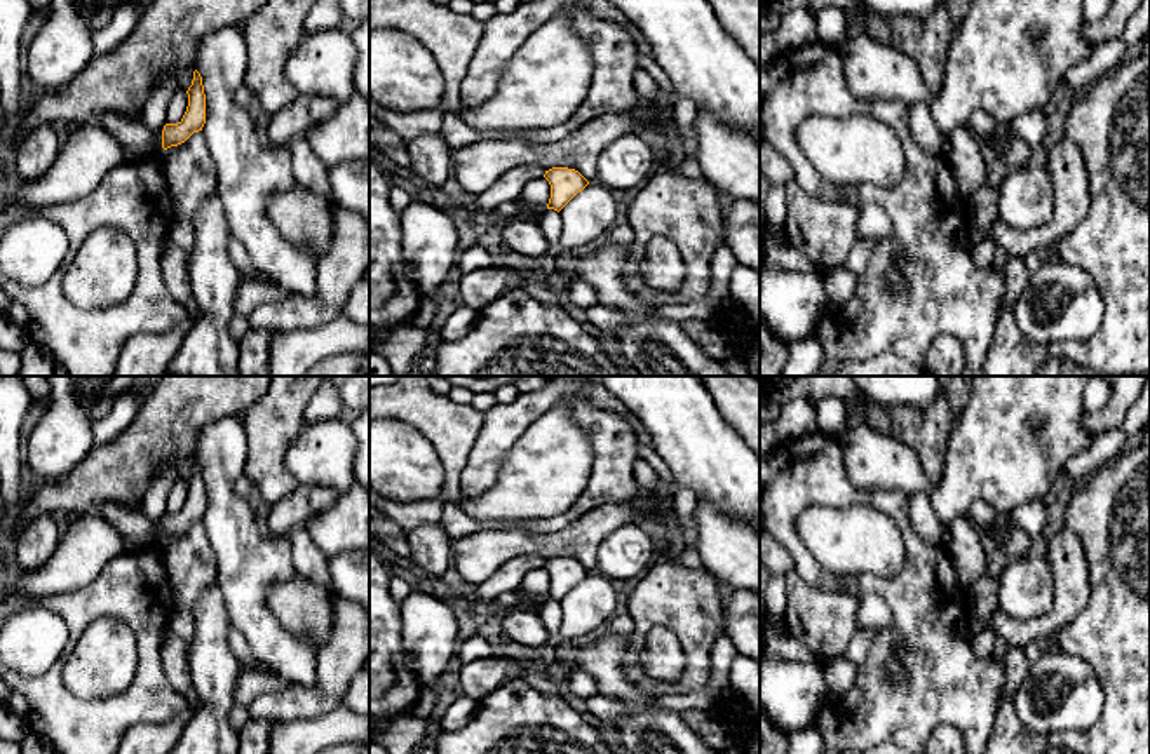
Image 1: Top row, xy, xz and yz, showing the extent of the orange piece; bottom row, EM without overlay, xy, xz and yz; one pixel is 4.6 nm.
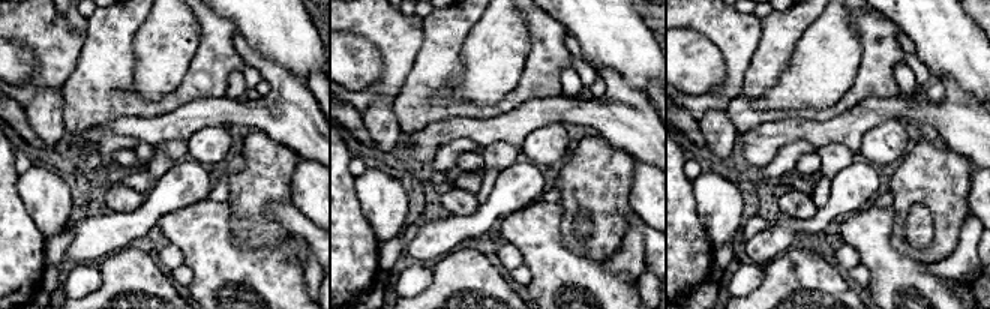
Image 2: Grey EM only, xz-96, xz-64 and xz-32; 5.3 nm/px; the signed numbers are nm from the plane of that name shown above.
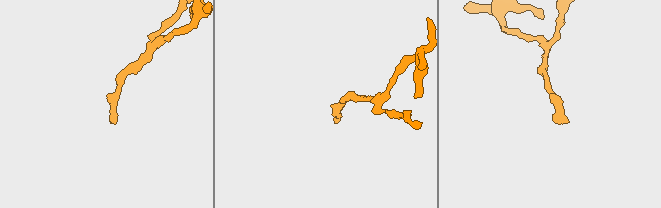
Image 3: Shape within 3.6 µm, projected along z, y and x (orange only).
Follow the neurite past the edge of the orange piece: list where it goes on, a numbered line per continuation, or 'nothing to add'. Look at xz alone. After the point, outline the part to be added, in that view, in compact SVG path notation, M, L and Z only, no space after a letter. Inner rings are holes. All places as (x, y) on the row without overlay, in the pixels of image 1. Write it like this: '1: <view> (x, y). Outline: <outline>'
nothing to add

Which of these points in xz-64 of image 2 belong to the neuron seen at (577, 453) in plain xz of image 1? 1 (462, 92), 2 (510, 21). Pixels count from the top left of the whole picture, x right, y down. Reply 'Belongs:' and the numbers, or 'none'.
Belongs: 1, 2

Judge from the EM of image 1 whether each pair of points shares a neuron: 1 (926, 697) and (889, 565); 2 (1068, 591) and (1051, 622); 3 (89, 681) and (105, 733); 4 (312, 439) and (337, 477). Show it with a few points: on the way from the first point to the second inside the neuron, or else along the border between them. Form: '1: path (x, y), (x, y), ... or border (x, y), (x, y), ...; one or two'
1: border (903, 537), (905, 566), (898, 573), (852, 578); two
2: path (1068, 598), (1056, 615); one
3: border (61, 674), (91, 700), (131, 679); two
4: path (319, 448), (335, 469); one

